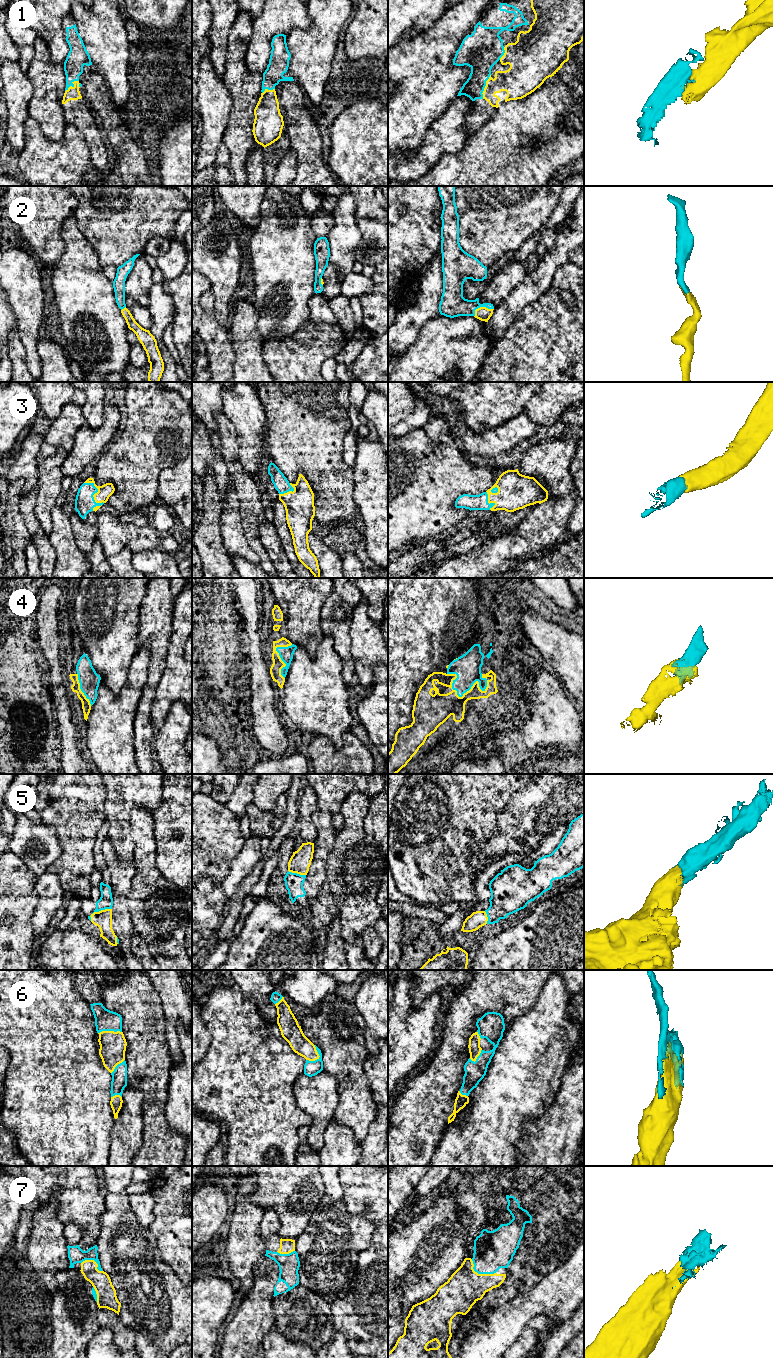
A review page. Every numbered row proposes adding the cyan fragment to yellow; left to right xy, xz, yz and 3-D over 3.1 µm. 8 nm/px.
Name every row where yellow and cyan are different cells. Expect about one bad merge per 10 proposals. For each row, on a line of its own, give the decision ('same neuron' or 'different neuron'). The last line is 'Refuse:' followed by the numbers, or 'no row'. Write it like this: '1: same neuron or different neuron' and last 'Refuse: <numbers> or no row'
1: same neuron
2: same neuron
3: same neuron
4: same neuron
5: same neuron
6: same neuron
7: same neuron
Refuse: no row

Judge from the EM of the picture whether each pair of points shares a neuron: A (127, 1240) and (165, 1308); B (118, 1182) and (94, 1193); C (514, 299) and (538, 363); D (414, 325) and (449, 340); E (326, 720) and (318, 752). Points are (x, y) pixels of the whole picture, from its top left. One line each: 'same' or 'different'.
A: same
B: different
C: different
D: different
E: different

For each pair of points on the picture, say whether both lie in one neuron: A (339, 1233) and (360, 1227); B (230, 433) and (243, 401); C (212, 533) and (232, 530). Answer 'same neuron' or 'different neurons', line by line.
A: same neuron
B: different neurons
C: different neurons

